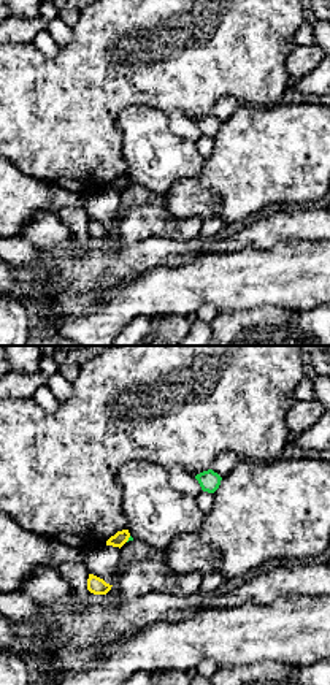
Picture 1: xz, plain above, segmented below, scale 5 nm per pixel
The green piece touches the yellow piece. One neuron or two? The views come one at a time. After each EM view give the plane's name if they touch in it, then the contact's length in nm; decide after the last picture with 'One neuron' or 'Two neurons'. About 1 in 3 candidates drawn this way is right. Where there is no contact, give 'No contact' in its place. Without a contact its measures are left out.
Touches green in xz. Shared border 40 nm

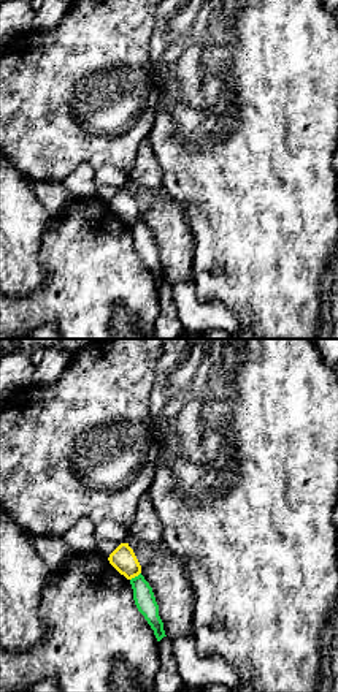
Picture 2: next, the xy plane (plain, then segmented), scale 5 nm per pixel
Touches green in xy. Shared border 70 nm

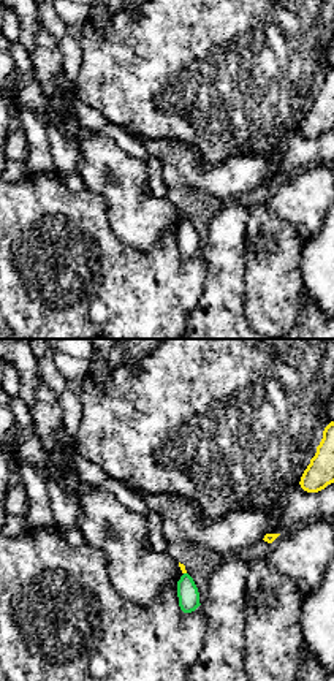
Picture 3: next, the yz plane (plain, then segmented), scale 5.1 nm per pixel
No contact

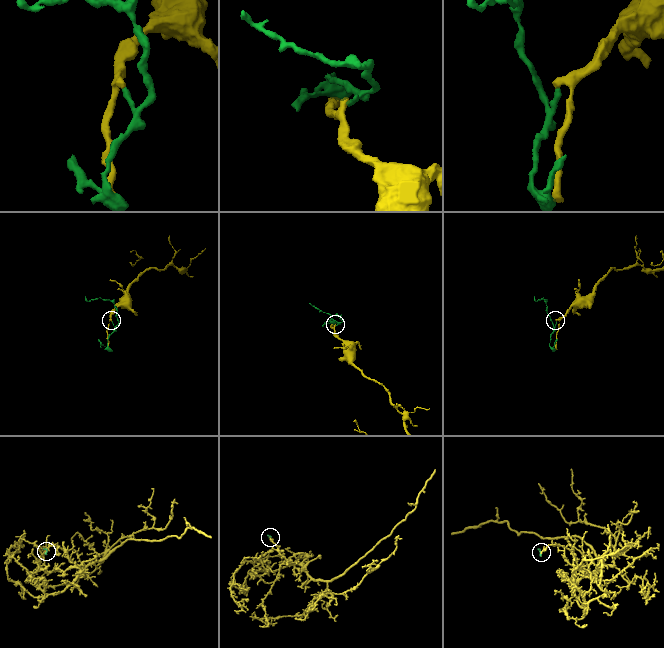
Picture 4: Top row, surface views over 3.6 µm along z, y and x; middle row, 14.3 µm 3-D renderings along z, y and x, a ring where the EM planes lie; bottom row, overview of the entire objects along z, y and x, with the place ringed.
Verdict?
Two neurons

